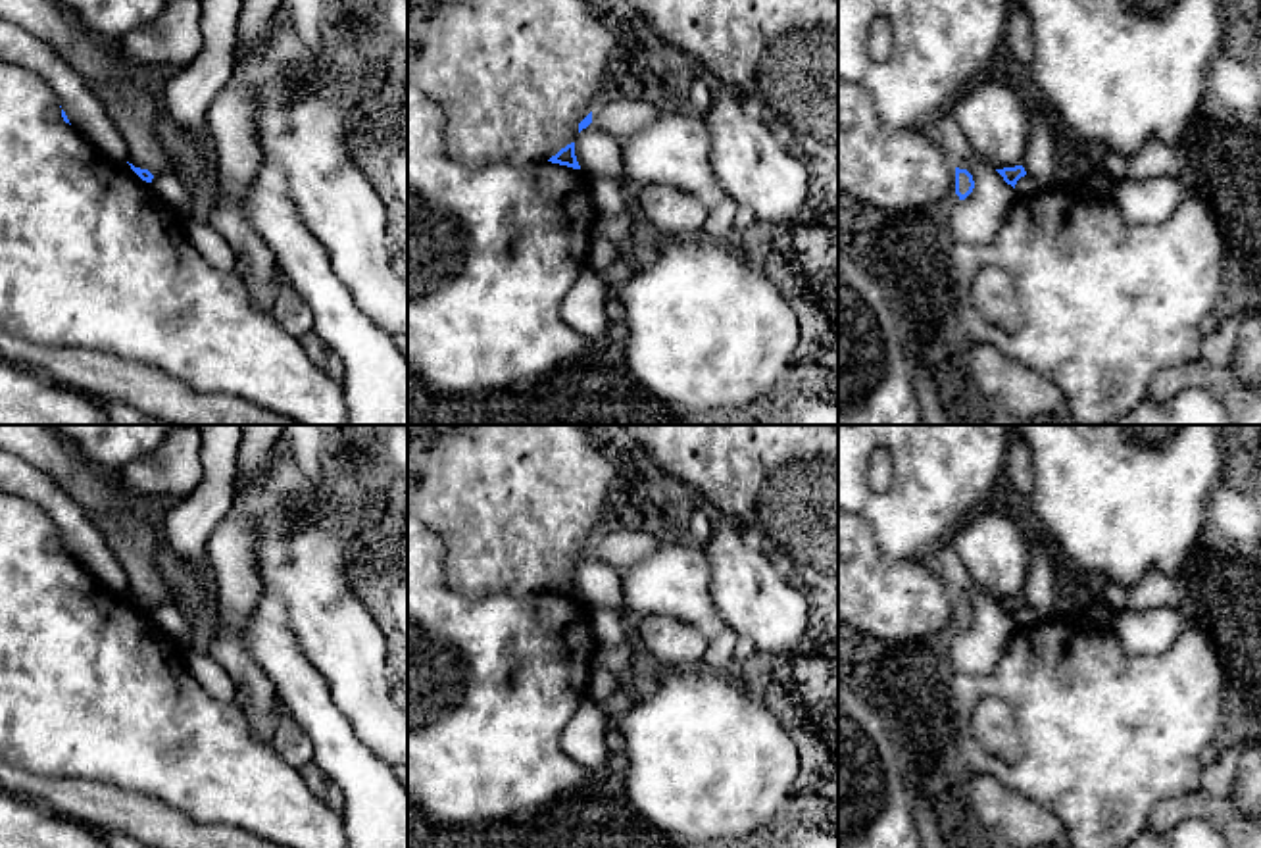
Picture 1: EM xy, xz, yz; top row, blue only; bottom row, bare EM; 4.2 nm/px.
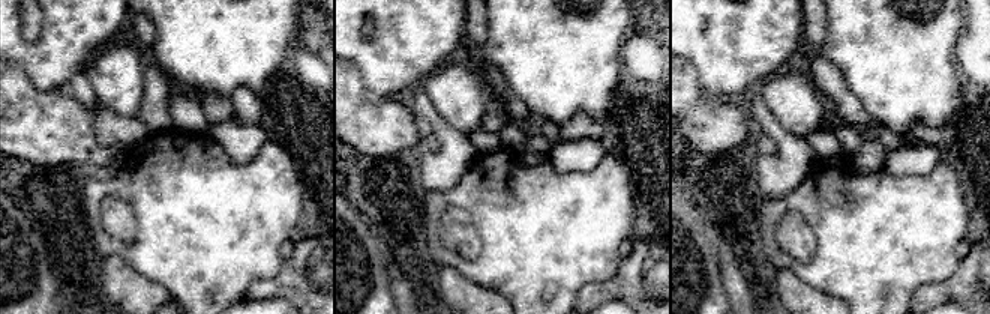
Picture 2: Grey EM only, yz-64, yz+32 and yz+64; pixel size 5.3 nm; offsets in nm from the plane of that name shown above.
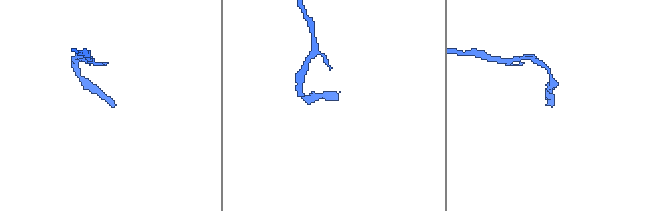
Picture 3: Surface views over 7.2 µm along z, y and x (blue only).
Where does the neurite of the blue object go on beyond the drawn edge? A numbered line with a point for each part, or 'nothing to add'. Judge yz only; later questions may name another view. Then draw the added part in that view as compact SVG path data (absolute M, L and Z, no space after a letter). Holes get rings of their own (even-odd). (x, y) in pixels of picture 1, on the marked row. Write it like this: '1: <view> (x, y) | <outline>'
nothing to add

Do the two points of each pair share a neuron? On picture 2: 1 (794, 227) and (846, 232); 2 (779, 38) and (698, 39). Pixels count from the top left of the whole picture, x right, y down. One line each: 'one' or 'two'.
1: two
2: one

